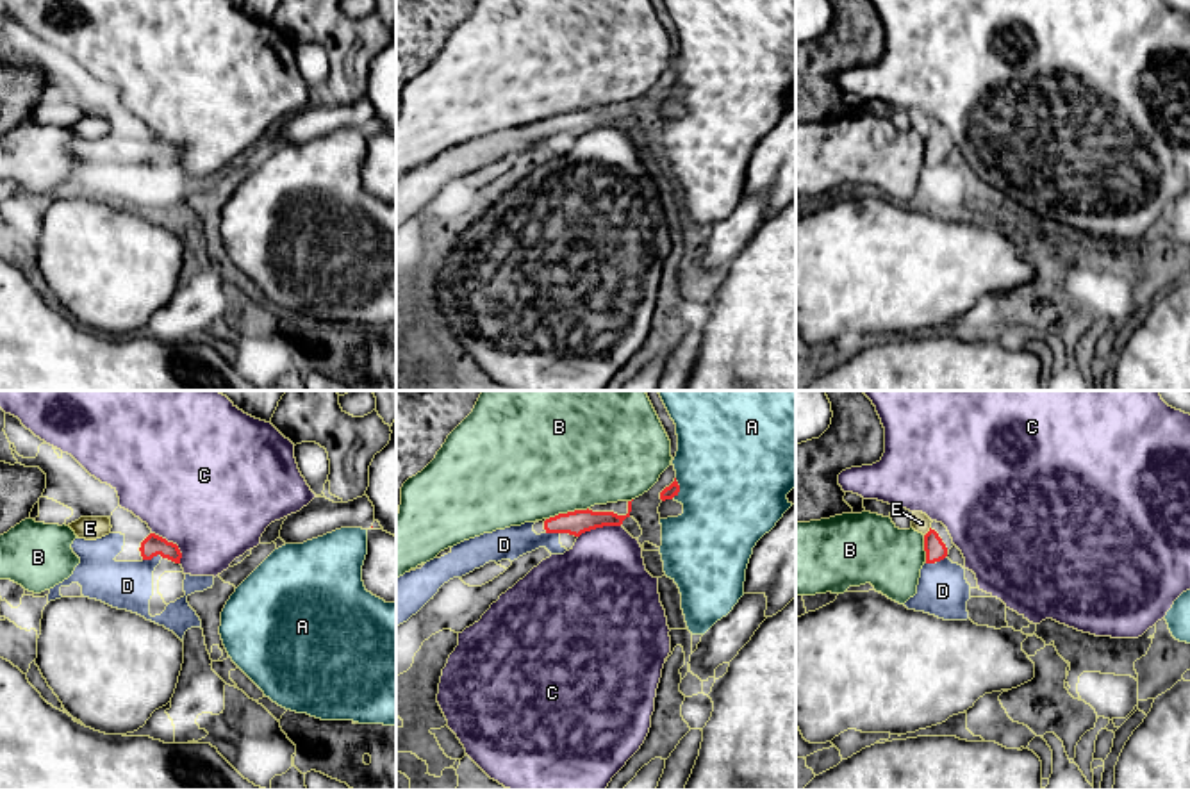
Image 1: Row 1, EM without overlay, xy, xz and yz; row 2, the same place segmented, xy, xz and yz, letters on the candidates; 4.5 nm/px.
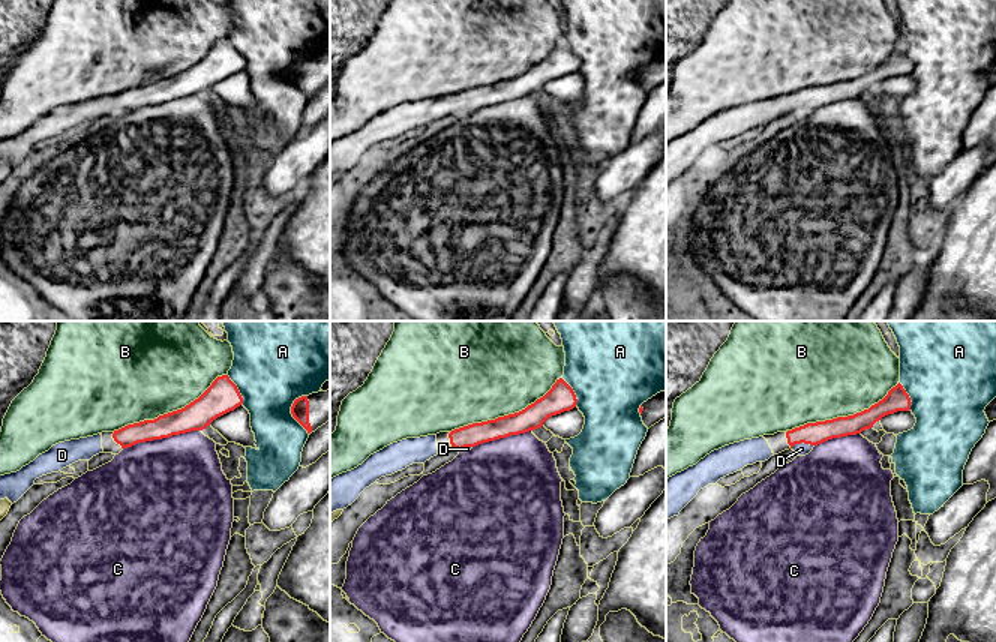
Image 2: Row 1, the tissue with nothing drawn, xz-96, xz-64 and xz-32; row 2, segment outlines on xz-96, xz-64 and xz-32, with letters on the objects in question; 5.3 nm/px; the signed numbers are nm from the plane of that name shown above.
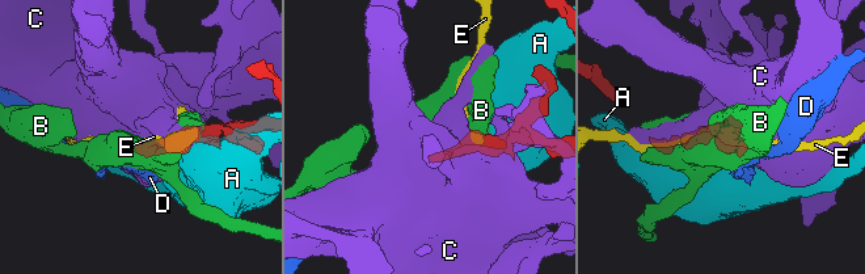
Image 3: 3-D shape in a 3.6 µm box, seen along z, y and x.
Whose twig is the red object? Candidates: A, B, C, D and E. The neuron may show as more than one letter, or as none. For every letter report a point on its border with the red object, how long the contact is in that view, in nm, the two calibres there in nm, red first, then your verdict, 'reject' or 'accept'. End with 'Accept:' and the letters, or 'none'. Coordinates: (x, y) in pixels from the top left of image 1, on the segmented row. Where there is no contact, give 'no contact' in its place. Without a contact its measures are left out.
A: xz (678, 489) | 100 nm | 60/480 nm | reject
B: xz (568, 512) | 200 nm | 110/500 nm | reject
C: xy (172, 543) | 190 nm | 90/500 nm | reject
D: xy (152, 557) | 100 nm | 90/220 nm | accept
E: yz (928, 532) | 50 nm | 100/90 nm | reject
Accept: D

